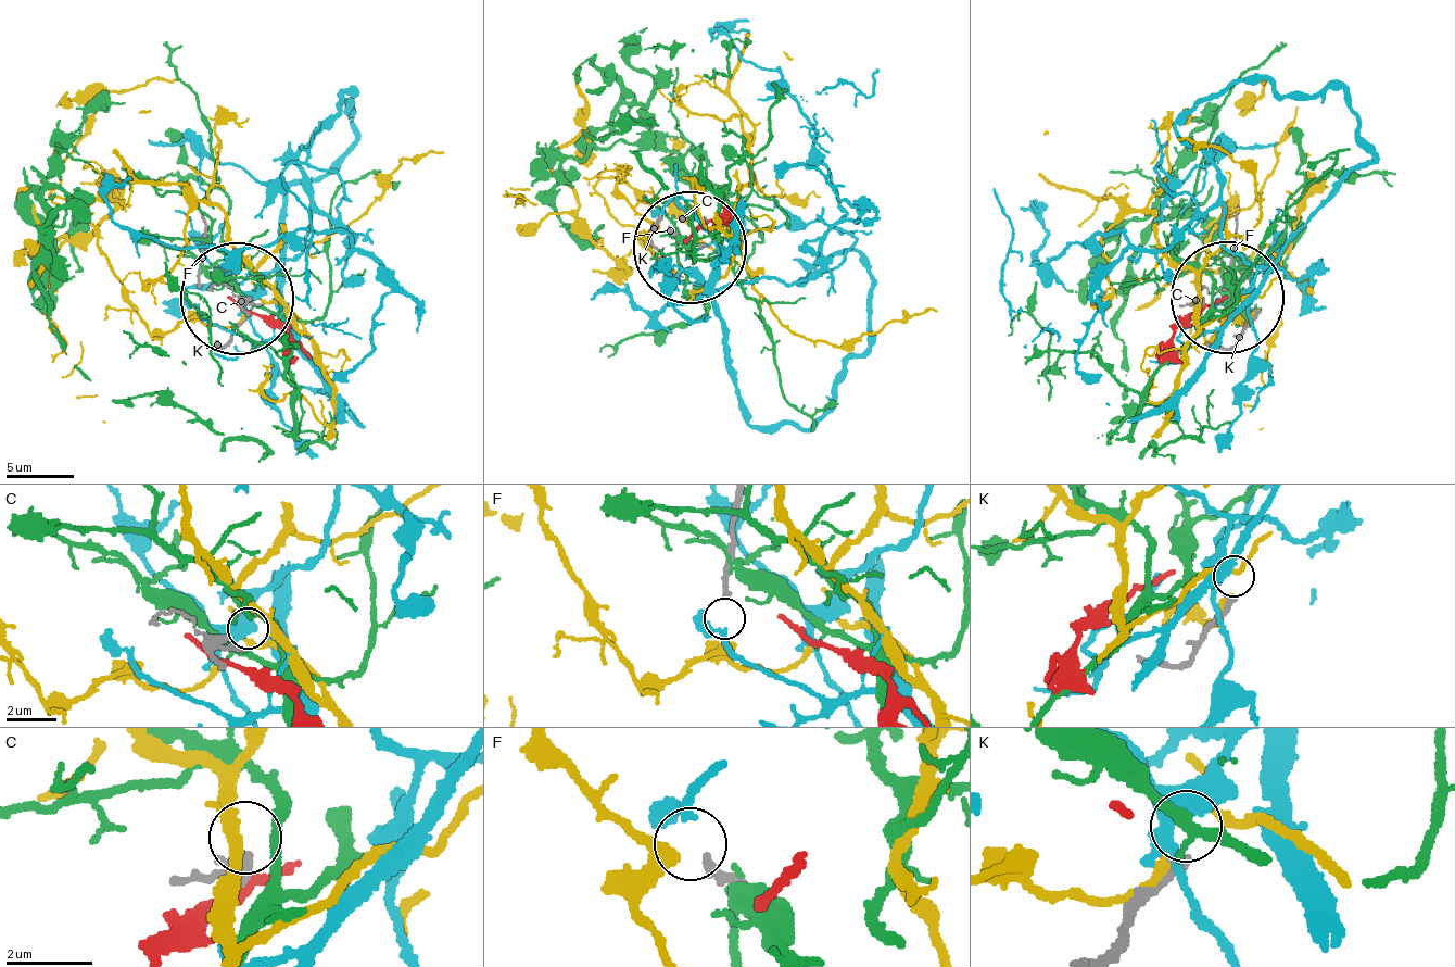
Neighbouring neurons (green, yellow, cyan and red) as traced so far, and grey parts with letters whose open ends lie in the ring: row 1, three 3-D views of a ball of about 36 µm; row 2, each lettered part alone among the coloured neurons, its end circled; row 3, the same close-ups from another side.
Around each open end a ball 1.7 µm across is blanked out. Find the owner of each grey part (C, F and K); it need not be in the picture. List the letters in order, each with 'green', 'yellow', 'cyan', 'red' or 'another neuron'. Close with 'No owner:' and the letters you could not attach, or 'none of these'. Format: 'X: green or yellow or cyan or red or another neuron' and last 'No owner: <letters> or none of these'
C: yellow
F: cyan
K: another neuron
No owner: K

